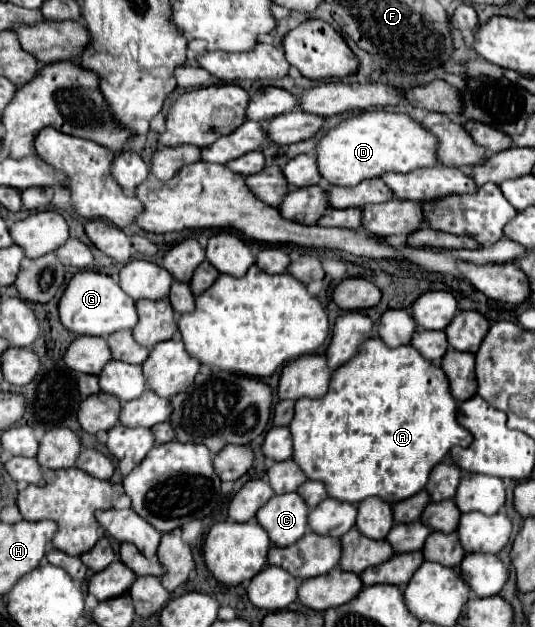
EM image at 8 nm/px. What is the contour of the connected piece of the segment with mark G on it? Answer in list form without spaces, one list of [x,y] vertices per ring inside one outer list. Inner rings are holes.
[[[97,271],[77,273],[69,283],[59,301],[61,323],[75,335],[99,335],[107,337],[115,331],[133,329],[137,323],[135,301],[109,277]]]

